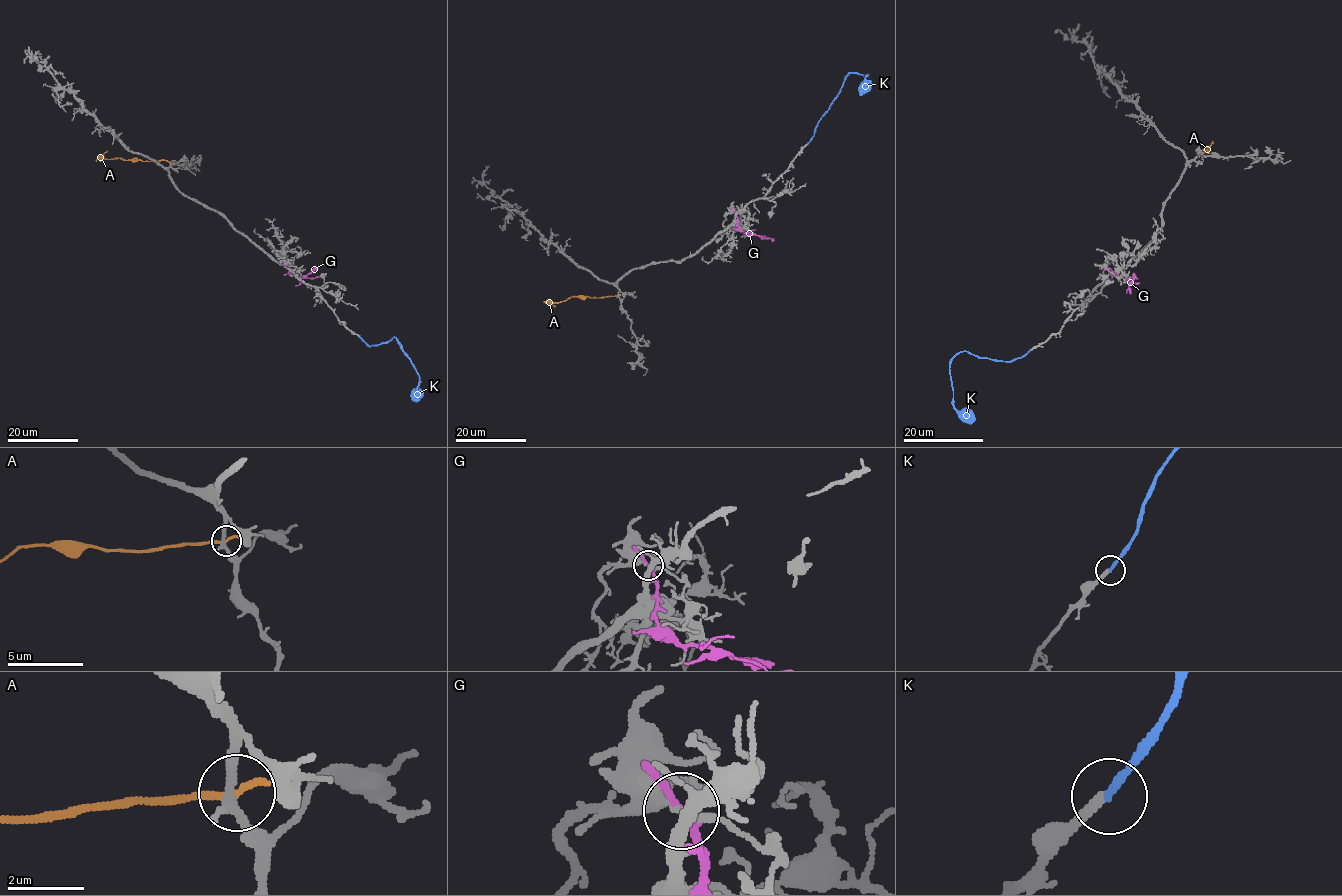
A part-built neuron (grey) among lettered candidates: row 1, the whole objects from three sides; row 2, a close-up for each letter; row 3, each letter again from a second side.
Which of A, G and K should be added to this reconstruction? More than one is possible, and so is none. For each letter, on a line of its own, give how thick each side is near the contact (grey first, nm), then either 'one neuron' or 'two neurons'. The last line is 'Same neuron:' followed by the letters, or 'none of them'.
A: 200 nm thick on the grey side, 240 nm on the other; two neurons
G: 170 nm thick on the grey side, 200 nm on the other; two neurons
K: 300 nm thick on the grey side, 240 nm on the other; one neuron
Same neuron: K

